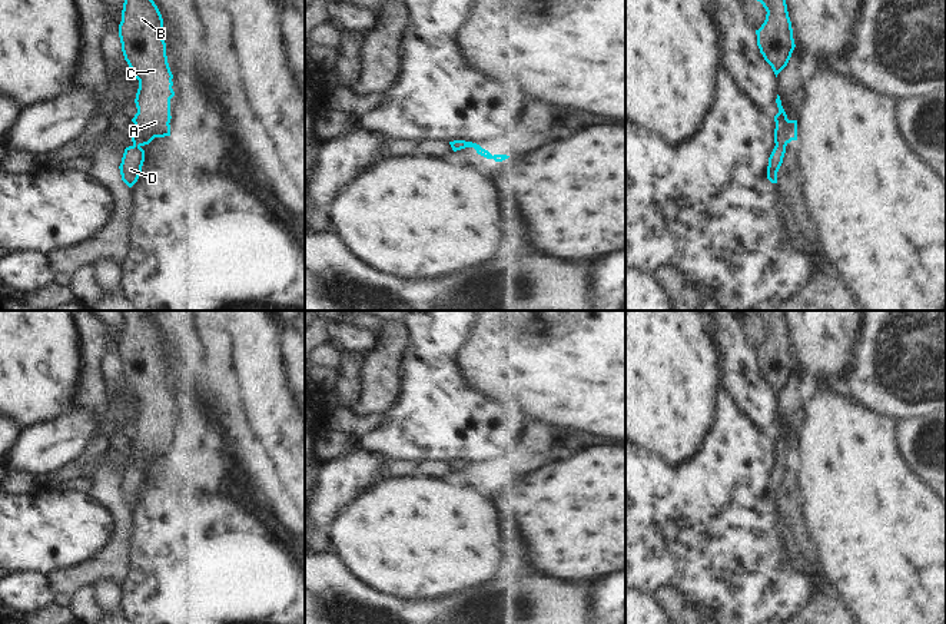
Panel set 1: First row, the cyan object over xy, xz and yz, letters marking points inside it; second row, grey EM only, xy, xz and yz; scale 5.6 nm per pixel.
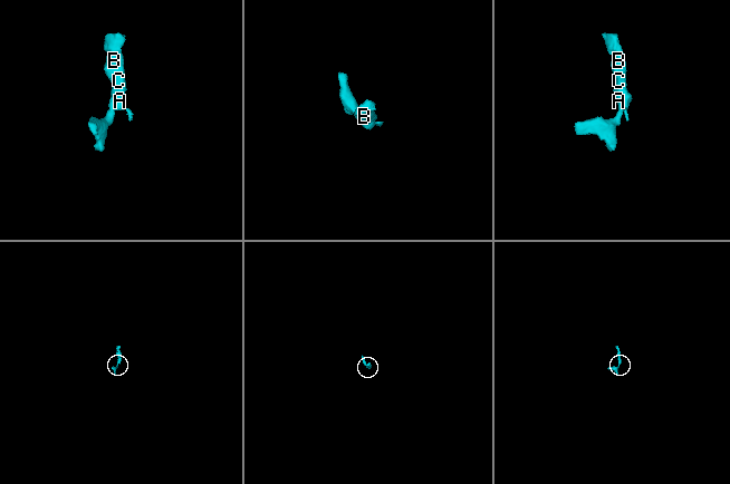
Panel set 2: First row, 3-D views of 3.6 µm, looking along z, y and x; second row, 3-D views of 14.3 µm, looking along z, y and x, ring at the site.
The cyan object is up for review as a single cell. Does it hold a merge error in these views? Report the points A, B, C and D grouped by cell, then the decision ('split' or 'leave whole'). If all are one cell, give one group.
groups A B C D; leave whole

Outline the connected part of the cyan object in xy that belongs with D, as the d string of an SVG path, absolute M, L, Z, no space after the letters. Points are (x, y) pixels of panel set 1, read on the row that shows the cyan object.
M125 0L119 37L125 60L139 80L137 113L132 119L133 145L125 149L119 166L122 180L132 187L145 162L142 147L155 137L170 136L173 74L163 40L163 19L153 0Z

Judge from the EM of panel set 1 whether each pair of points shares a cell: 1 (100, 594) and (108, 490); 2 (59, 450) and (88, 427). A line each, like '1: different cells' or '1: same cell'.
1: different cells
2: same cell

